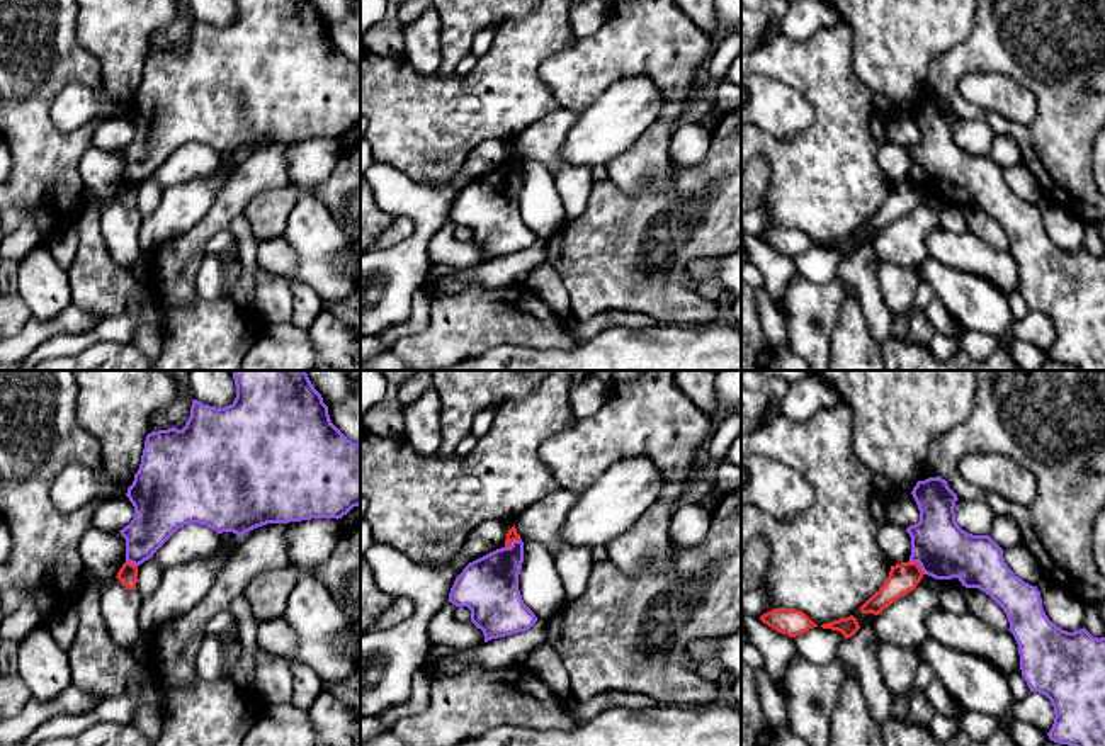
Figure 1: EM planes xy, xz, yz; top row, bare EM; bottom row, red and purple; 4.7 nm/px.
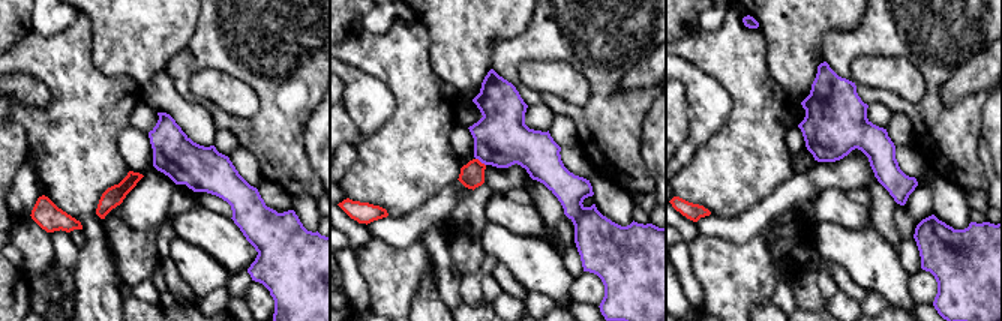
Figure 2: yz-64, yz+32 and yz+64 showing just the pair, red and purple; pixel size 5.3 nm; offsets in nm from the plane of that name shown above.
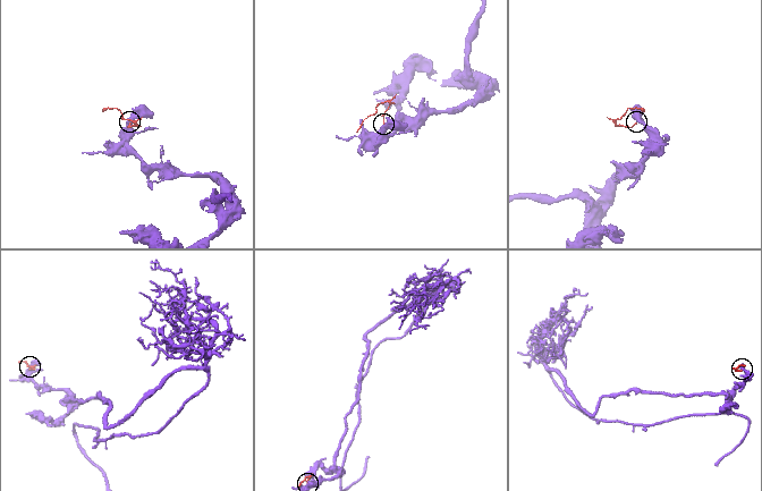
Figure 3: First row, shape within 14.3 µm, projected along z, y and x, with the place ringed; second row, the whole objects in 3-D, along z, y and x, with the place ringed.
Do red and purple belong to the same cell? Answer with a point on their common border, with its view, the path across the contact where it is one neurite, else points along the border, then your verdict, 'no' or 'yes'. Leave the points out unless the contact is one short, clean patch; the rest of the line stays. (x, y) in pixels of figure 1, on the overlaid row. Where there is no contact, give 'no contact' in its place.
contact yz (918, 565); border yz (910, 559), (923, 573); no

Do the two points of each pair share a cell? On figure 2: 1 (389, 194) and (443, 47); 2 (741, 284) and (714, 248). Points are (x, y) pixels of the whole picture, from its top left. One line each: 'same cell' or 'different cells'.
1: different cells
2: same cell

